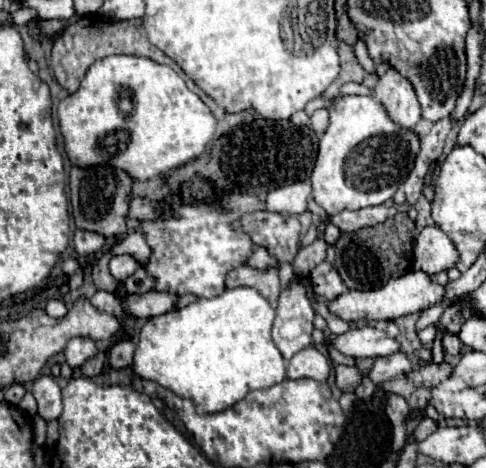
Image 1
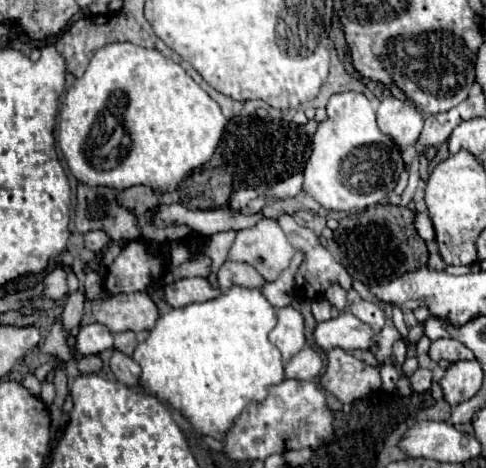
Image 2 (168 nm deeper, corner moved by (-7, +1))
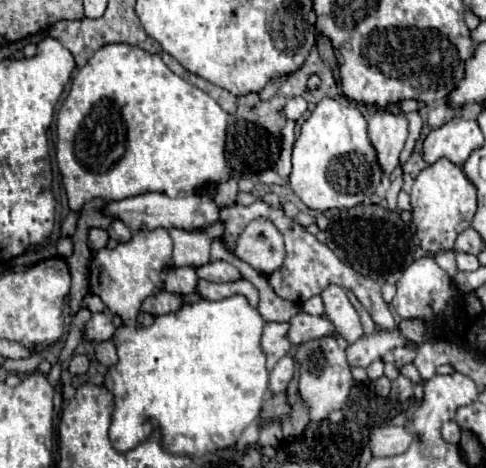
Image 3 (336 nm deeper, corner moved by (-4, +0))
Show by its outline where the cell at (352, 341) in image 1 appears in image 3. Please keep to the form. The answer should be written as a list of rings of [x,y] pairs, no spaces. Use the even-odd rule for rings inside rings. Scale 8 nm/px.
[[[298,312],[296,316],[292,316],[288,320],[290,330],[288,330],[288,340],[292,344],[300,344],[306,340],[314,340],[314,338],[322,338],[322,336],[332,336],[334,326],[328,318],[324,316],[310,316],[306,312]]]

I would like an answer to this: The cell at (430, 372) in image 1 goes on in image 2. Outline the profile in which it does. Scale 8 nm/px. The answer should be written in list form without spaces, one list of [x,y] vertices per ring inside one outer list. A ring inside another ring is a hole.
[[[417,369],[417,371],[409,377],[409,381],[411,381],[413,391],[423,393],[423,391],[429,391],[429,389],[431,389],[431,383],[433,383],[433,373],[431,373],[429,369]]]

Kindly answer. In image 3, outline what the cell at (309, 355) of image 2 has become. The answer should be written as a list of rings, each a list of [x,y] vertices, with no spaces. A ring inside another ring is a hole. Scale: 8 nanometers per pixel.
[[[284,356],[282,360],[278,360],[274,370],[270,372],[270,380],[268,380],[270,394],[280,394],[284,386],[292,380],[292,376],[294,376],[294,358]]]

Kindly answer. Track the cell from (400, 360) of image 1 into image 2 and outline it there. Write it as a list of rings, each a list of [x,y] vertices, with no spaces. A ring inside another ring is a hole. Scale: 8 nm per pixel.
[[[331,349],[327,353],[327,371],[321,377],[321,385],[339,401],[351,403],[381,387],[381,367],[383,363],[371,367],[343,349]]]

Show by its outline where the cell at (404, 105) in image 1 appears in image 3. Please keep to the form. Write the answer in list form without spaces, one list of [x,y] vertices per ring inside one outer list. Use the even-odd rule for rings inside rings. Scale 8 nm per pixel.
[[[376,110],[368,120],[368,138],[376,148],[376,156],[380,160],[380,168],[384,168],[384,174],[392,174],[392,170],[400,164],[398,156],[408,138],[406,116],[392,114],[388,110]]]

